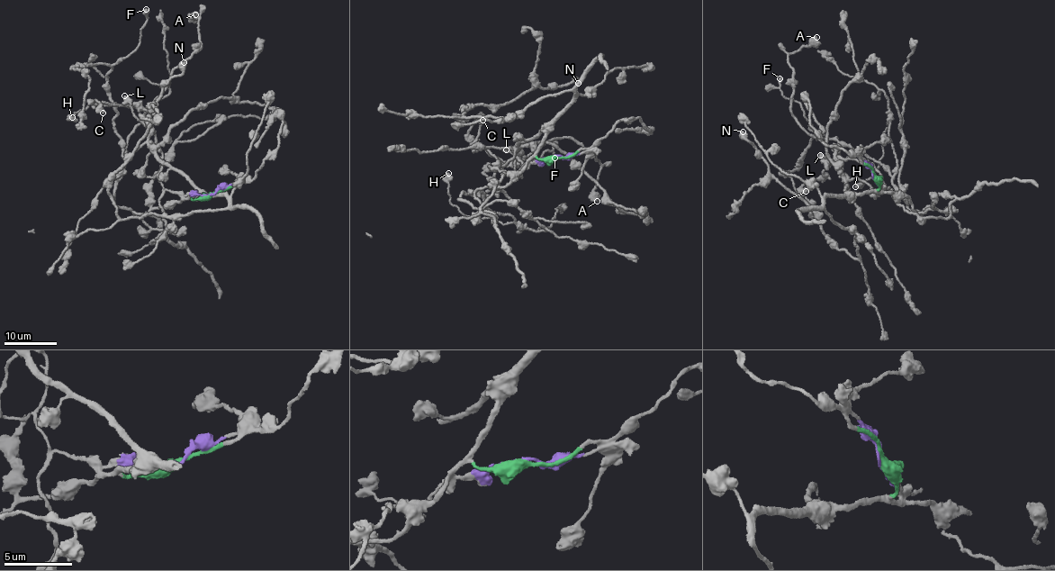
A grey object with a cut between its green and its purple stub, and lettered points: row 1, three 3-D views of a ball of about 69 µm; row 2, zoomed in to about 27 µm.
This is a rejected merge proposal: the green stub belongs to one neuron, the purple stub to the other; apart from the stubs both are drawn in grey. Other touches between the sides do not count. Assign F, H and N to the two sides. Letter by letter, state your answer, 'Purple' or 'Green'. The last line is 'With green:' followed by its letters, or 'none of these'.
F: Purple
H: Purple
N: Green
With green: N

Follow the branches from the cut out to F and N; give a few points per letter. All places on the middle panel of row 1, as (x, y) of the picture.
F: (557, 156), (503, 173), (481, 210), (495, 224), (460, 199), (484, 199), (506, 162), (547, 149), (554, 158)
N: (557, 156), (539, 159), (536, 152), (572, 90), (539, 97), (514, 117), (466, 117), (463, 110), (578, 83)

